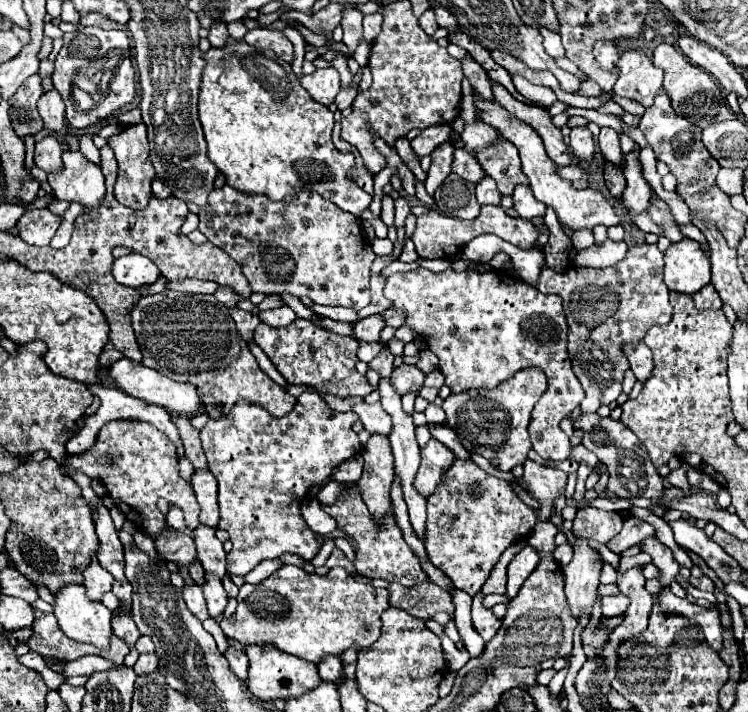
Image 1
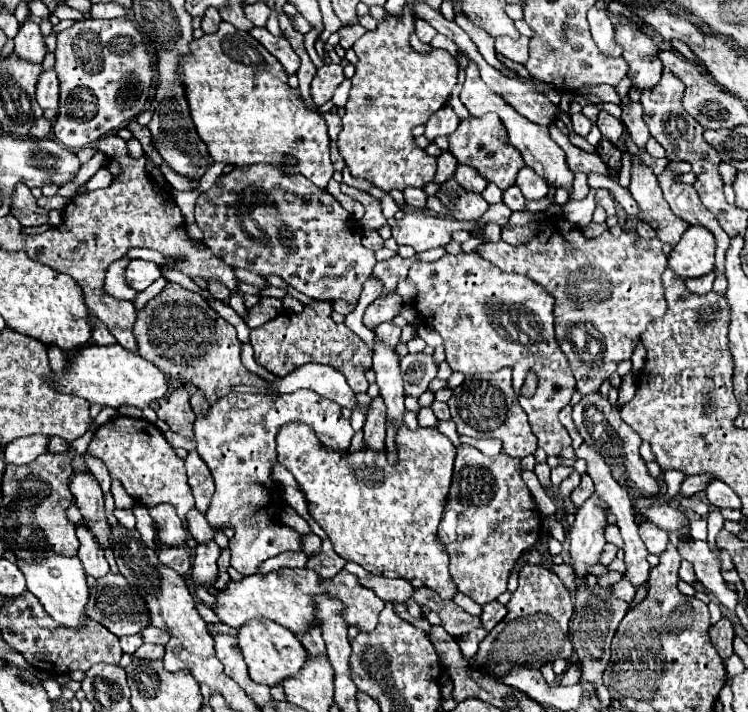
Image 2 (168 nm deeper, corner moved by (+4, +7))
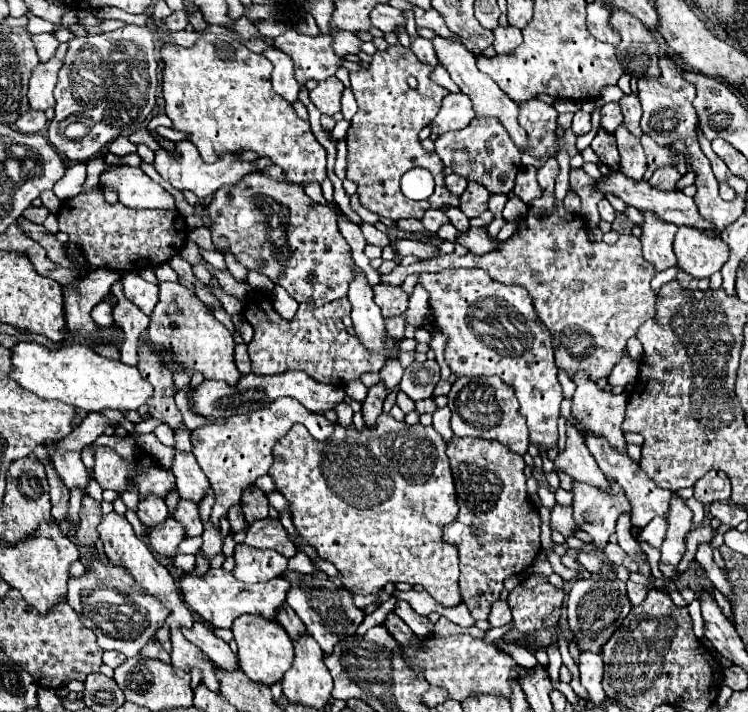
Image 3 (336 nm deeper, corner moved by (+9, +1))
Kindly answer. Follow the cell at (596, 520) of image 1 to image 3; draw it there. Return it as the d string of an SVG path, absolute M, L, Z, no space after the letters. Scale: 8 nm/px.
M608 543L608 545L604 547L604 557L608 557L614 565L624 565L628 571L638 571L638 565L632 563L632 561L628 559L628 555L626 555L616 543Z

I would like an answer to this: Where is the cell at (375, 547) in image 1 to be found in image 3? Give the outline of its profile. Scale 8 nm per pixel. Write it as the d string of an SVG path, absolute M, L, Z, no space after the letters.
M382 413L378 417L378 425L376 429L364 429L362 433L358 433L354 427L352 429L344 429L340 425L336 425L336 431L332 435L332 439L324 443L318 443L304 425L294 425L282 439L276 441L274 449L274 463L268 471L268 475L274 479L276 489L290 501L290 515L292 521L298 529L298 533L312 545L316 547L318 555L326 561L330 561L342 575L342 583L346 589L354 591L354 593L376 593L378 589L382 589L386 583L398 583L398 581L406 581L410 585L422 585L440 605L444 607L456 607L460 603L460 591L458 591L458 551L456 547L448 545L442 541L442 529L444 525L452 523L458 515L458 505L456 505L456 489L454 489L454 481L452 481L452 473L450 473L450 463L448 463L448 455L446 455L446 443L442 439L442 435L434 429L434 427L424 427L424 425L406 425L406 423L398 423L394 417Z

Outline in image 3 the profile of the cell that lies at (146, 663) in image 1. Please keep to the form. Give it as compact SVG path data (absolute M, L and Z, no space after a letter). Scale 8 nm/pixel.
M150 639L150 641L142 647L140 655L142 655L142 657L160 659L160 661L164 661L164 663L170 663L170 655L168 655L168 653L162 649L162 645L160 645L158 641L154 641L154 639Z

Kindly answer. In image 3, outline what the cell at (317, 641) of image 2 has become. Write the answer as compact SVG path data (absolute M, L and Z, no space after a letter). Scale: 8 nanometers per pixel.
M288 605L282 607L282 611L278 611L276 621L286 629L286 633L290 635L292 641L298 641L302 637L302 633L306 633L306 625L300 621L300 617Z

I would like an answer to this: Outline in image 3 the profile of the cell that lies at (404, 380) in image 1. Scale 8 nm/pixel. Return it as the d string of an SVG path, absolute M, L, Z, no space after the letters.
M428 359L422 365L412 363L404 369L400 391L404 391L410 399L420 401L420 399L432 397L432 391L438 381L440 381L440 367L434 359Z

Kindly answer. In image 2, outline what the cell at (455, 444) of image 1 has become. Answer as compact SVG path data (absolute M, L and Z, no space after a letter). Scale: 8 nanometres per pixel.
M421 407L421 411L417 413L417 421L421 427L437 427L437 417L431 407Z

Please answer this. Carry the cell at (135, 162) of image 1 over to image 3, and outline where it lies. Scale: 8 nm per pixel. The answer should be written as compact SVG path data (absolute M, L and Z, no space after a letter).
M118 137L108 145L108 151L116 153L116 155L128 155L128 153L136 153L136 145L128 141L128 137Z

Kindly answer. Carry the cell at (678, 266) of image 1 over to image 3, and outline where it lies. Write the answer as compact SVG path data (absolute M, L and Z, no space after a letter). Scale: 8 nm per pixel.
M680 227L674 239L678 267L688 275L702 279L720 271L728 259L726 245L720 237L706 237L694 227Z

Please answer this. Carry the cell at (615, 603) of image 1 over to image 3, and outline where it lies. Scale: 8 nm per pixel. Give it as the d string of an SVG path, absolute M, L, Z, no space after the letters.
M628 581L628 583L626 583L626 591L628 591L628 599L630 599L630 603L632 603L632 605L640 605L640 603L644 601L646 593L648 593L648 589L646 589L646 587L636 585L636 583L632 583L632 581Z

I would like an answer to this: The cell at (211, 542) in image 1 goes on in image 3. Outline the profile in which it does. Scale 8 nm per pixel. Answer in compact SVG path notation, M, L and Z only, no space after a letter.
M180 499L174 515L172 515L178 523L184 525L186 529L186 535L194 537L194 535L202 535L204 531L204 525L200 521L200 511L198 511L198 505L196 503L188 503L184 499Z

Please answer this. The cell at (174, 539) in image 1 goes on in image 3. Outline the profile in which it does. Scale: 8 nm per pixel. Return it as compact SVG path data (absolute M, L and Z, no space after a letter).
M148 495L146 499L140 499L140 505L138 505L138 519L146 525L146 527L156 527L156 525L162 525L166 521L166 517L170 515L166 503L158 497L152 497Z

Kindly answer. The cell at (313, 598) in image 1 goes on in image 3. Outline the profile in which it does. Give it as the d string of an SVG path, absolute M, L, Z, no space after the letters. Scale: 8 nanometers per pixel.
M210 569L204 577L196 577L196 573L188 573L182 577L182 595L184 601L192 611L196 611L204 621L208 621L214 627L220 629L230 629L234 619L250 613L250 615L260 615L264 619L274 621L278 615L278 609L286 603L286 595L290 591L290 583L284 577L274 577L266 583L256 583L256 585L246 585L238 579L234 579L232 573L222 571L222 569Z

